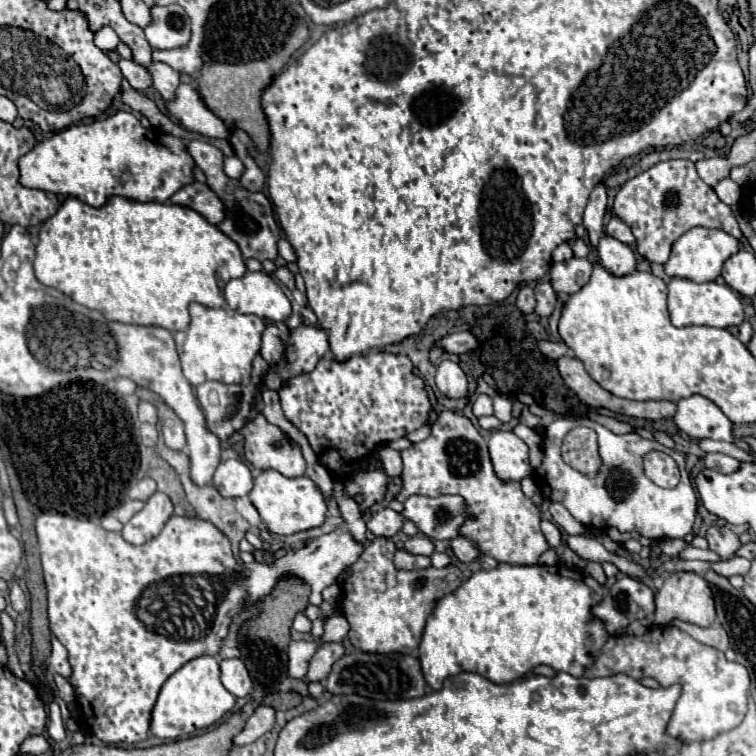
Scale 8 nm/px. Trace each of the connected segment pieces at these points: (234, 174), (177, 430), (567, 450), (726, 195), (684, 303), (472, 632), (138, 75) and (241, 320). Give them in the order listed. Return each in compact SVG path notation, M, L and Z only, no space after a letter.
M230 156L224 160L224 172L230 176L230 178L240 178L242 172L244 172L244 164L236 158L236 156Z
M166 410L166 414L162 416L162 438L164 438L166 446L172 450L184 450L186 448L184 424L172 410Z
M584 426L568 432L568 436L562 442L562 458L572 468L576 468L588 476L594 476L600 468L596 432L590 428L584 428Z
M724 178L720 180L716 186L714 186L714 192L718 194L718 198L728 204L728 206L736 206L740 202L740 186L730 180L730 178Z
M672 278L668 284L668 312L672 324L678 328L684 326L712 326L712 328L730 328L744 322L744 306L738 294L722 282L692 282L684 278Z
M500 564L494 570L480 570L480 572L472 574L472 578L466 580L458 590L444 596L436 604L434 612L428 616L426 630L424 630L424 636L422 636L422 642L420 642L420 666L422 666L424 678L426 678L426 682L428 682L428 686L432 690L440 690L444 678L460 674L460 672L476 672L476 674L480 674L480 676L484 676L484 678L488 678L488 680L492 680L496 684L506 684L506 682L522 678L524 674L528 674L532 668L536 668L540 664L548 664L556 672L568 672L572 676L584 676L584 668L590 668L596 662L596 656L600 656L600 648L608 640L608 632L604 630L602 622L598 622L590 614L590 608L594 604L598 604L602 600L602 596L604 596L604 586L600 586L592 576L588 576L582 570L578 570L574 566L568 566L568 564L558 564L558 566L540 566L540 564L536 564L536 566L512 566L512 564Z
M124 58L118 60L118 66L120 66L124 78L130 82L130 86L134 90L146 90L152 84L150 74L142 66L138 66L138 64L130 62L130 60L124 60Z
M190 304L190 316L190 326L174 334L176 350L188 382L192 386L208 380L222 384L248 384L252 360L260 350L260 338L266 322L252 314L240 314L230 308L208 308L202 304Z

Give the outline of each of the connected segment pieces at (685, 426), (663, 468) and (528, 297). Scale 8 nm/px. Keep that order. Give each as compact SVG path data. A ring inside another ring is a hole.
M700 394L678 402L674 422L690 438L712 438L732 442L732 422L712 400Z
M650 452L644 458L646 476L660 488L674 488L680 482L680 472L676 462L664 452Z
M522 286L518 296L516 296L516 306L524 312L524 314L530 314L534 312L534 306L536 306L536 298L534 298L534 290L530 286Z

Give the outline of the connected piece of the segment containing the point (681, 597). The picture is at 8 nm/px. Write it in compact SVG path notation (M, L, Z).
M676 572L676 574L666 576L662 588L656 592L654 624L668 626L672 620L692 622L692 624L702 626L702 628L708 628L716 620L714 598L712 598L712 592L710 592L710 588L702 576L690 574L690 572Z

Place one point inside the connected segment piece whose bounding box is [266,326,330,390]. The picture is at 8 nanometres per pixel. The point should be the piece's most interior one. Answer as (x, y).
(308, 344)

